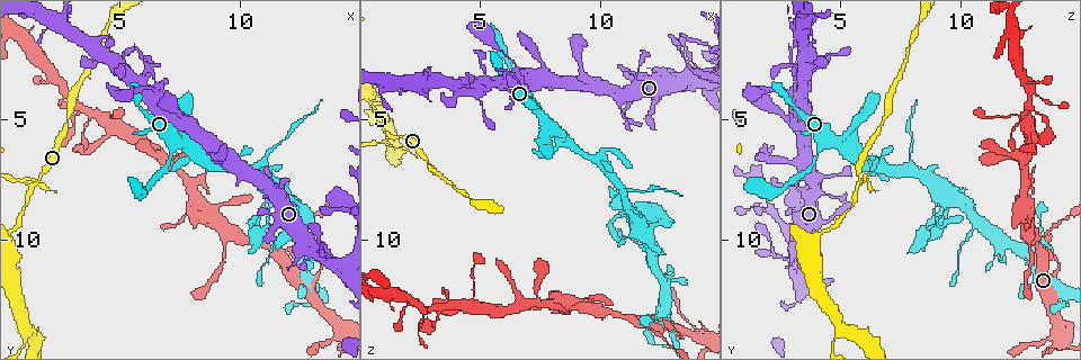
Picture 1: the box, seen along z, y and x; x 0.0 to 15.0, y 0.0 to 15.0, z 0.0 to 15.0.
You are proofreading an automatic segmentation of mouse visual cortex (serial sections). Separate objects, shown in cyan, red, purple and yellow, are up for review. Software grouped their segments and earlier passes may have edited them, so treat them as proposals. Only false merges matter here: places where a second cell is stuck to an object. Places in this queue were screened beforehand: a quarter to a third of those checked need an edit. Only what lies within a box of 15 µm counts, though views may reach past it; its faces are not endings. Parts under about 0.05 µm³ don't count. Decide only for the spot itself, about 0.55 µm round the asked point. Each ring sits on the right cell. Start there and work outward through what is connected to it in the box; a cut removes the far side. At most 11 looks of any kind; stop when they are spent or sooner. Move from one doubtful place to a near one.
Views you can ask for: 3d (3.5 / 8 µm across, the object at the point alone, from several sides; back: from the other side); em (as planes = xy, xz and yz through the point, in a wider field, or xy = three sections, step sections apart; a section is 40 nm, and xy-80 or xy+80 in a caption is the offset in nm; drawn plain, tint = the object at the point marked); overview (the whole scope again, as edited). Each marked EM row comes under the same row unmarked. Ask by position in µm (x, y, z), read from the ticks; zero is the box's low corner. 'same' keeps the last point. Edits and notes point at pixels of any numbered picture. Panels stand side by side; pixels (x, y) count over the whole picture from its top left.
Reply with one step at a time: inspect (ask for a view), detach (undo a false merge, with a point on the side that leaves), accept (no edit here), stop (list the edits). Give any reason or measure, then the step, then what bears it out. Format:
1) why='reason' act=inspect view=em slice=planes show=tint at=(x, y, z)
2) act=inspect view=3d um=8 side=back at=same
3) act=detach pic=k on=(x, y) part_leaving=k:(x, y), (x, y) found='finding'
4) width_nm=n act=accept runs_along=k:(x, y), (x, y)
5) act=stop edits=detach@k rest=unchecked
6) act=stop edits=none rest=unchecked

why='small branch off a trunk' act=inspect view=3d um=3.5 at=(10.8, 7.1, 7.8)

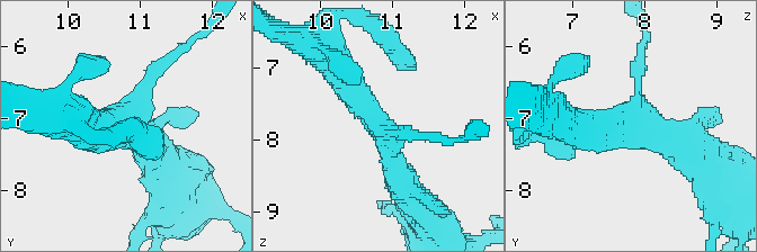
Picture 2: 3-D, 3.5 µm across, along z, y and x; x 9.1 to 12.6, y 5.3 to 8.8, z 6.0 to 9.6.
arms=3 arm_widths_nm=150,350,450 why='need the tissue' act=inspect view=em slice=xy step=1 show=tint at=(10.80, 7.05, 7.80)

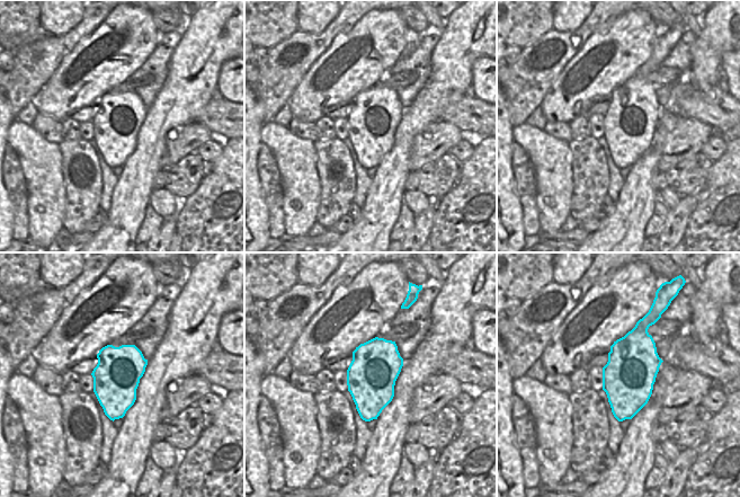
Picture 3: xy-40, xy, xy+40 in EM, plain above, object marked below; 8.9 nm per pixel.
width_nm=440 act=accept runs_along=2:(335, 66), (386, 135), (404, 185) found='all the same cell'

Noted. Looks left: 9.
act=inspect view=3d um=8 at=(11.3, 8.4, 9.3)

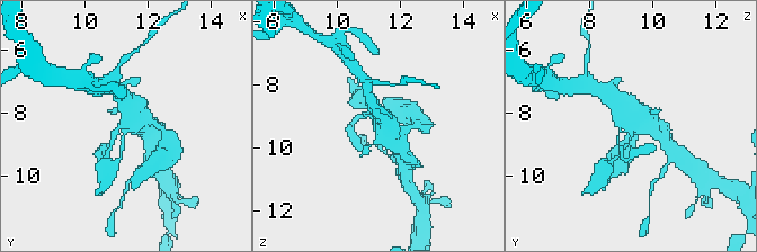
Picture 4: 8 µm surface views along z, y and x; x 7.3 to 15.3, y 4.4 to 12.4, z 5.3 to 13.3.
why='now the EM' act=inspect view=em slice=xy step=3 show=tint at=(11.4, 8.5, 9.2)

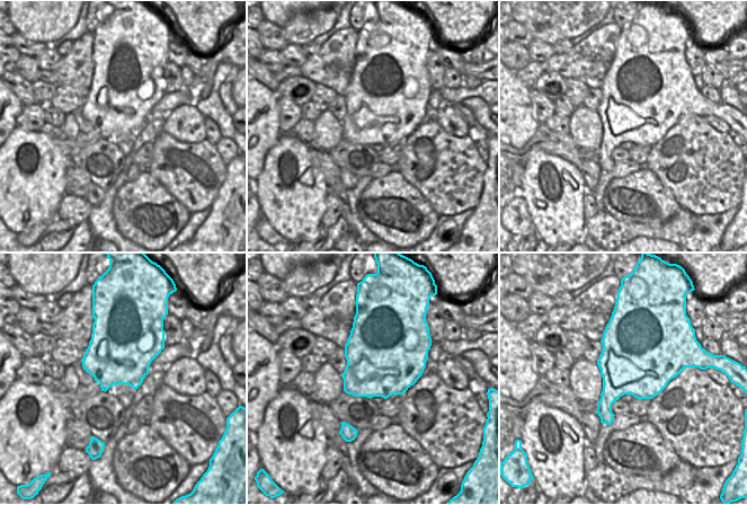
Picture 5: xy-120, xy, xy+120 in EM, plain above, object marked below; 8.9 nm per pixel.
act=accept runs_along=4:(611, 96), (656, 129) found='all the same cell'

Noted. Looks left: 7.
act=inspect view=3d um=3.5 at=(12.0, 9.4, 10.7)

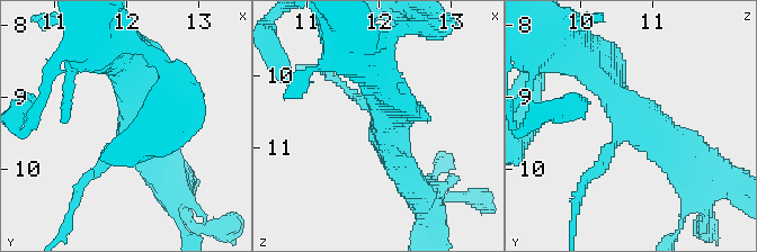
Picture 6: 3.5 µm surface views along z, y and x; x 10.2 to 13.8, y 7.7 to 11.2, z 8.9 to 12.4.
act=inspect view=em slice=xy step=3 show=tint at=(12.10, 9.30, 10.70)

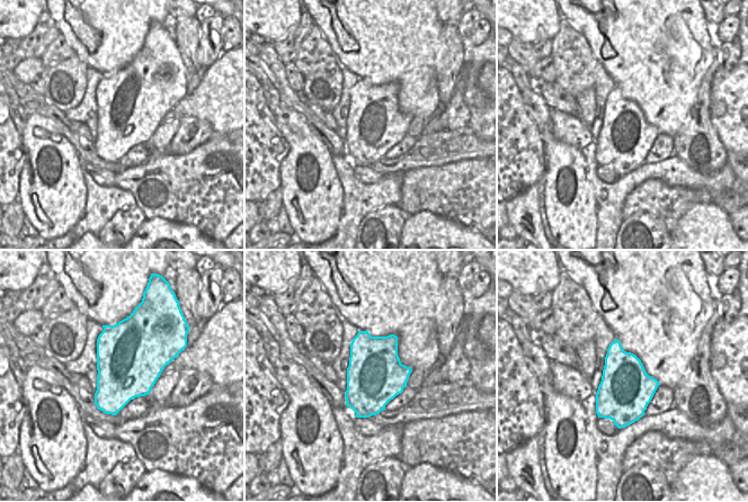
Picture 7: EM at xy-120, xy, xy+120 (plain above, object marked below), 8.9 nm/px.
act=accept runs_along=6:(585, 59), (637, 124), (688, 149) found='continuous, no second cell'

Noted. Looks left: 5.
why='small branch off a trunk' act=inspect view=3d um=3.5 at=(11.3, 10.3, 13.3)

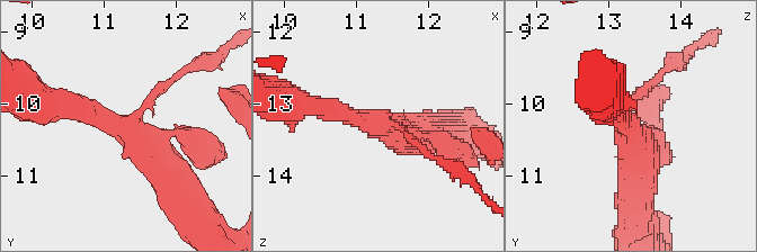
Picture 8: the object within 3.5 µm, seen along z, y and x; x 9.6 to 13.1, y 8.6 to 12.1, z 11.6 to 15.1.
why='now the EM' act=inspect view=em slice=xy step=1 show=tint at=(11.30, 10.35, 13.25)

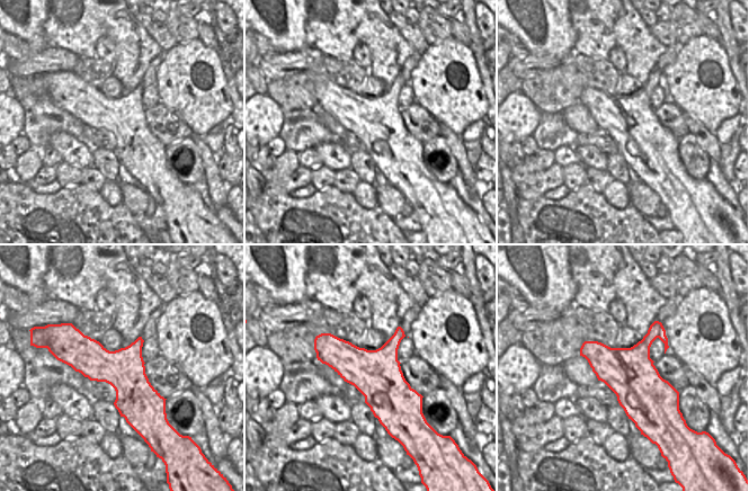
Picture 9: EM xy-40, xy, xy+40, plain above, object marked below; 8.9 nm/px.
act=accept runs_along=9:(61, 357), (113, 367), (162, 409) found='one cell here'

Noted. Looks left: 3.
why='two arms in line, one across' act=inspect view=3d um=3.5 at=(1.5, 7.7, 5.8)

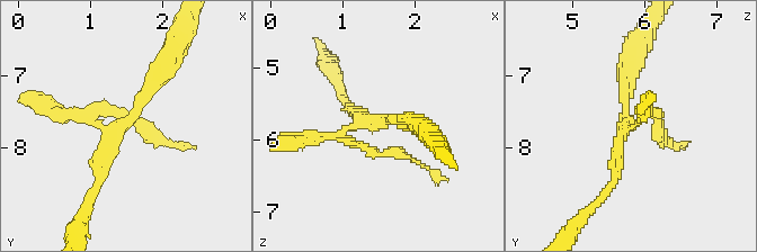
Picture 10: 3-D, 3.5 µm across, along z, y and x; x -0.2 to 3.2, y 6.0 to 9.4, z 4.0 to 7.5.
act=inspect view=em slice=planes show=tint at=(1.45, 7.75, 5.75)

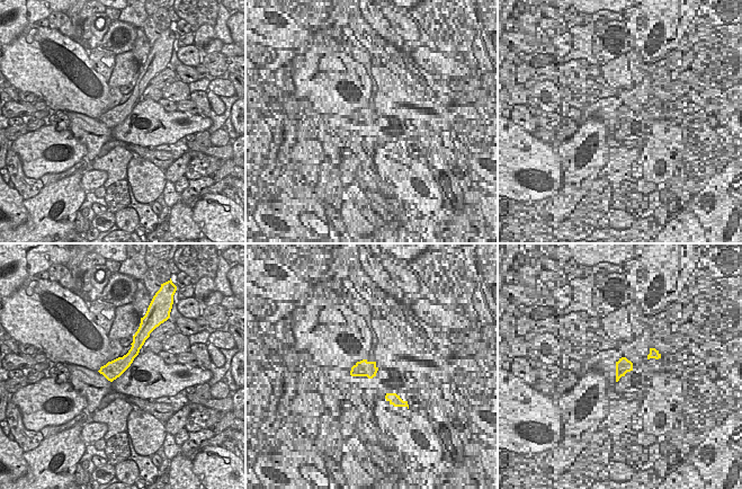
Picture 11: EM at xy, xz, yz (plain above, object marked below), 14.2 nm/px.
width_nm=260 act=detach pic=10 on=(306, 133) part_leaving=10:(345, 133), (282, 144) found='two cells meet here'

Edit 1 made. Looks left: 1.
act=stop edits=detach@10 rest=unchecked

